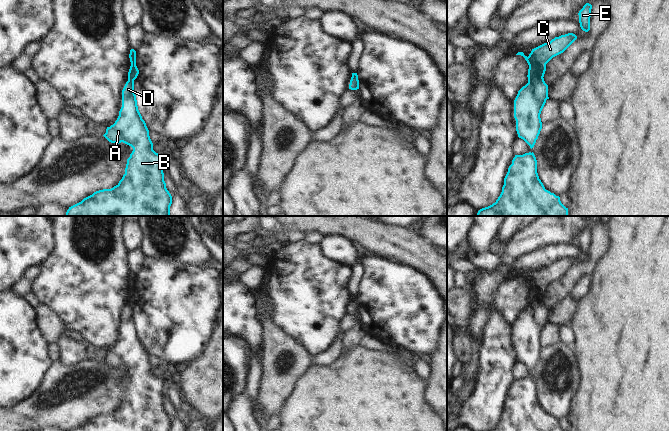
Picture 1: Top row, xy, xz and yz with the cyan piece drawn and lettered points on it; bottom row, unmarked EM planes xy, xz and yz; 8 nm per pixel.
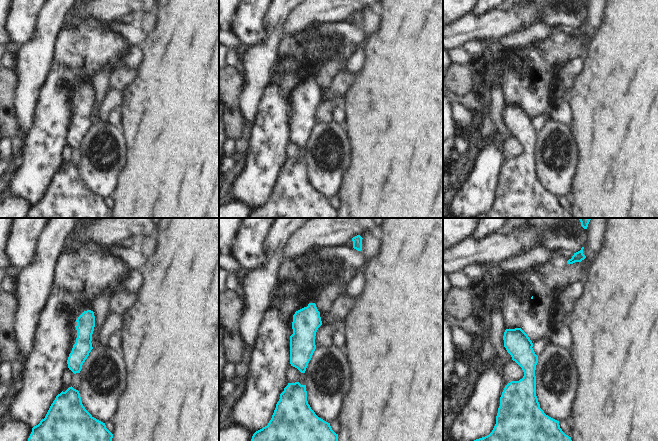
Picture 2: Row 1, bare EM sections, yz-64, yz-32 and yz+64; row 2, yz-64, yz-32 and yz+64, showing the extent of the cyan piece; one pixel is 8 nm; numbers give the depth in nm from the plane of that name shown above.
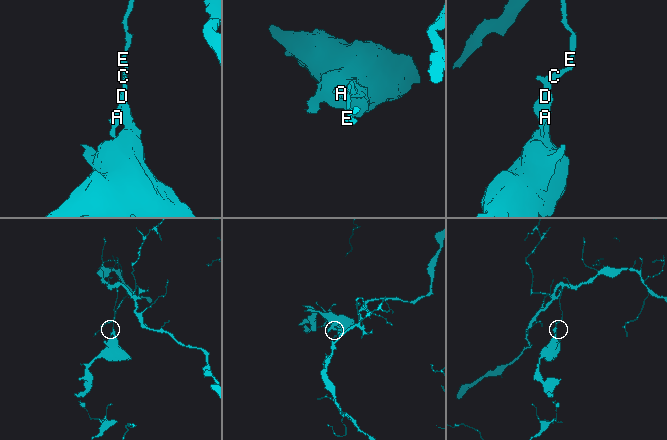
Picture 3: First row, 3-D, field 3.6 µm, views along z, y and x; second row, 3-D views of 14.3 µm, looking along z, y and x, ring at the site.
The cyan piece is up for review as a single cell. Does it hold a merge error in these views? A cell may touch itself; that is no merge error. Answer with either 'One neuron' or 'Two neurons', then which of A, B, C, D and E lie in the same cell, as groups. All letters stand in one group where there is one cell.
Two neurons. Groups: A B D / C E

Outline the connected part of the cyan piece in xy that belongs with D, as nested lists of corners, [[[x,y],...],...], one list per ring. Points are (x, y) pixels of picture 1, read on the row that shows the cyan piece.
[[[127,81],[122,90],[122,107],[115,123],[103,135],[109,142],[121,142],[133,148],[127,159],[125,174],[111,189],[94,192],[81,202],[69,207],[66,216],[170,216],[172,196],[166,188],[164,173],[166,157],[153,150],[149,130],[138,110],[134,81]]]

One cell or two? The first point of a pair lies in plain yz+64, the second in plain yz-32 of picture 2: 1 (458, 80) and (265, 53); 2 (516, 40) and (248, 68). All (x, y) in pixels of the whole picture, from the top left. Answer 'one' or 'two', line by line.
1: two
2: two

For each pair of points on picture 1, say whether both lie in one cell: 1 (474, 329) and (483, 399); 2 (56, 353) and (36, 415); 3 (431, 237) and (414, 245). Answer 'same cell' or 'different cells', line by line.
1: different cells
2: different cells
3: different cells

